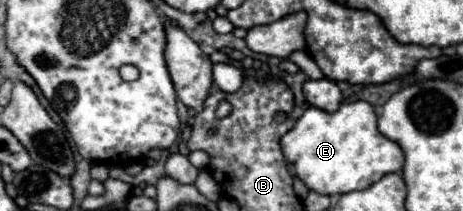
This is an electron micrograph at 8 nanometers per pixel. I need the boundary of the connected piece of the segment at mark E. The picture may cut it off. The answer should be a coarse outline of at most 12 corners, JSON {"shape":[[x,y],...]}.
{"shape":[[367,101],[309,107],[281,137],[307,189],[363,191],[403,167]]}

